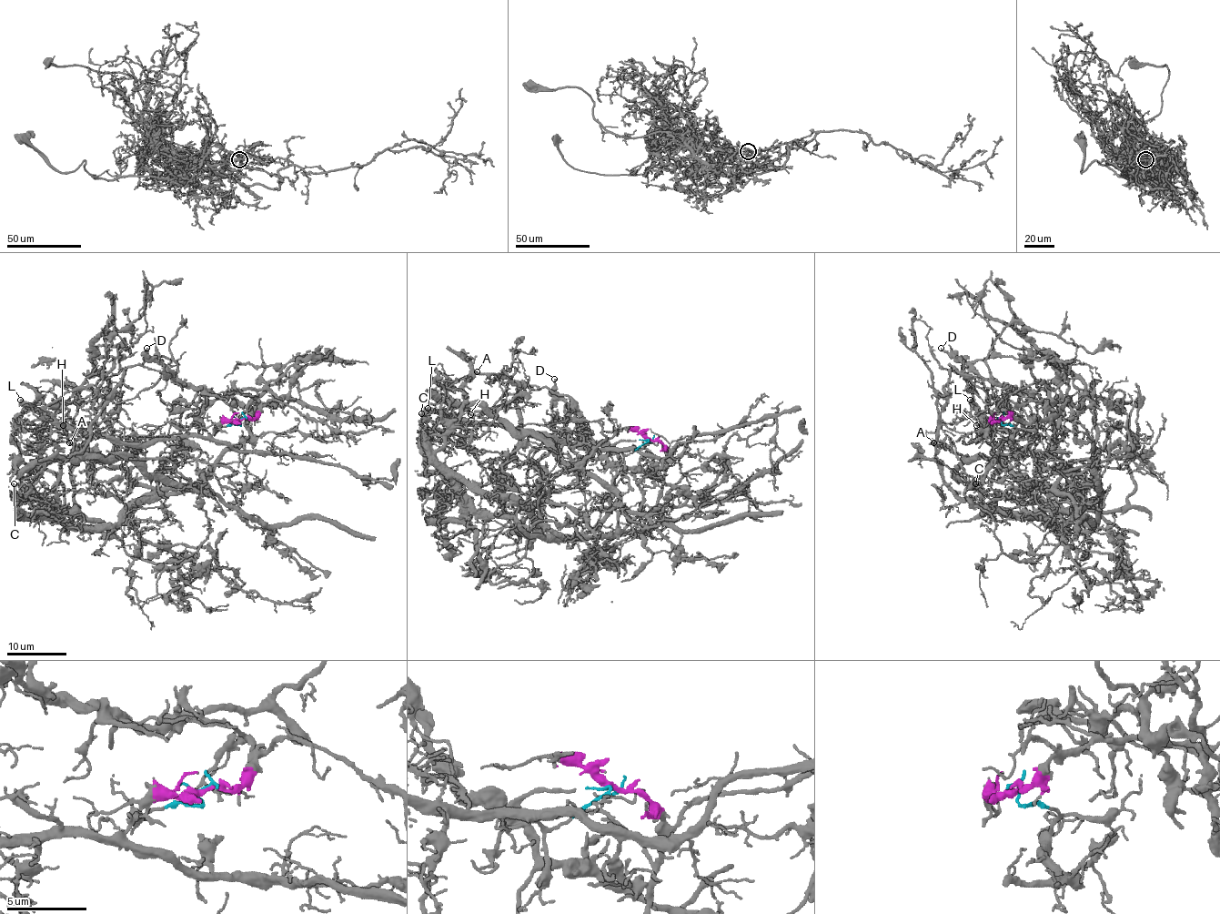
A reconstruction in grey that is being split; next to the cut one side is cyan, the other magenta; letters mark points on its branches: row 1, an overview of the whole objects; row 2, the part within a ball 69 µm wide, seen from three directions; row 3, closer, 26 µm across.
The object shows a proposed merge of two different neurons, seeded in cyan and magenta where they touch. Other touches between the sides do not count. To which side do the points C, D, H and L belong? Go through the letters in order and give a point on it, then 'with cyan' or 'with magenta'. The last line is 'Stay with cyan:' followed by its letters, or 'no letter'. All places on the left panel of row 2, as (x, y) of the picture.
C: (14, 483) | with magenta
D: (146, 348) | with magenta
H: (63, 425) | with cyan
L: (20, 400) | with cyan
Stay with cyan: H, L

